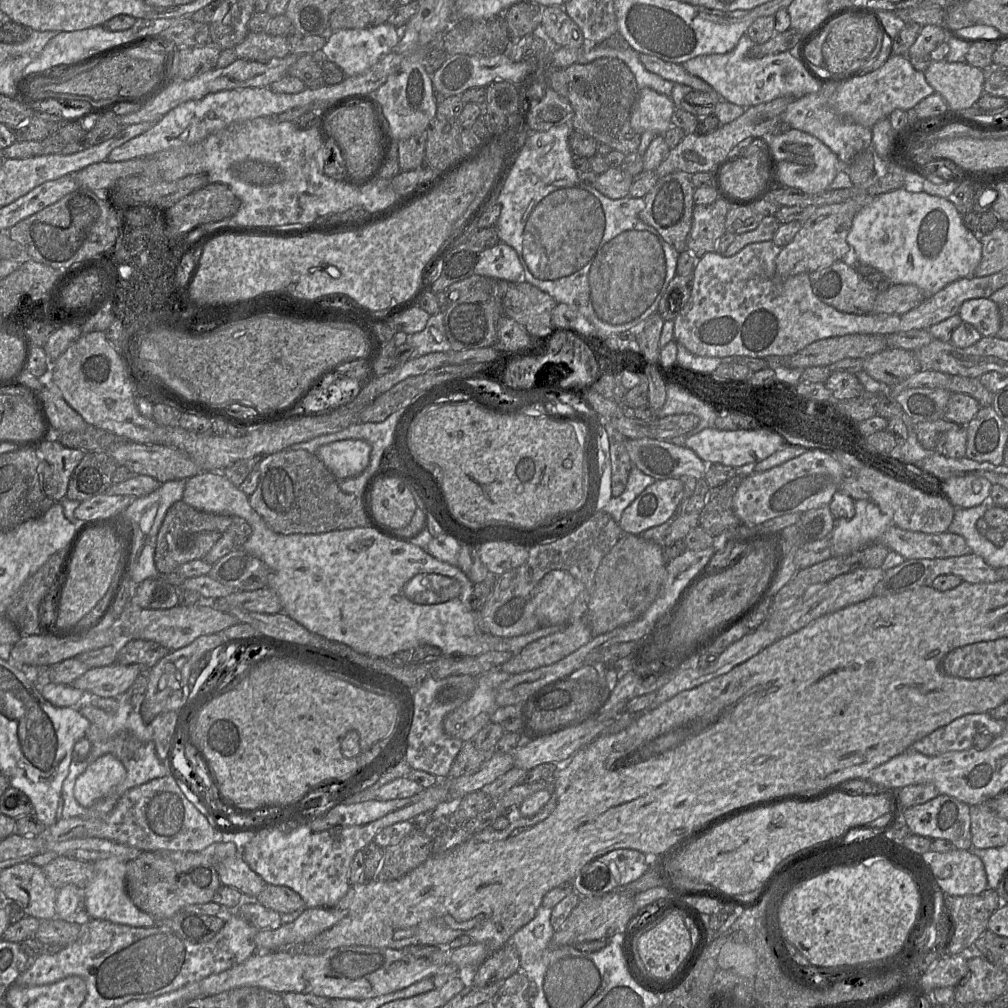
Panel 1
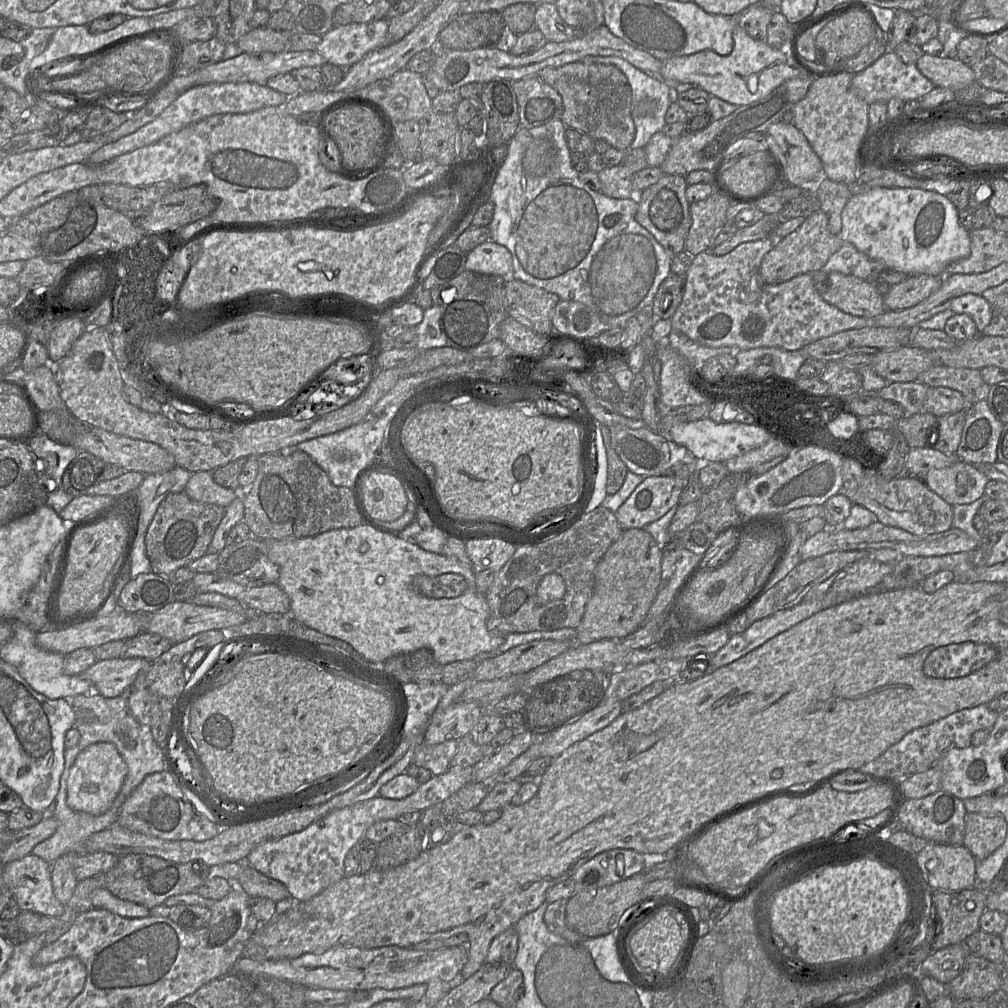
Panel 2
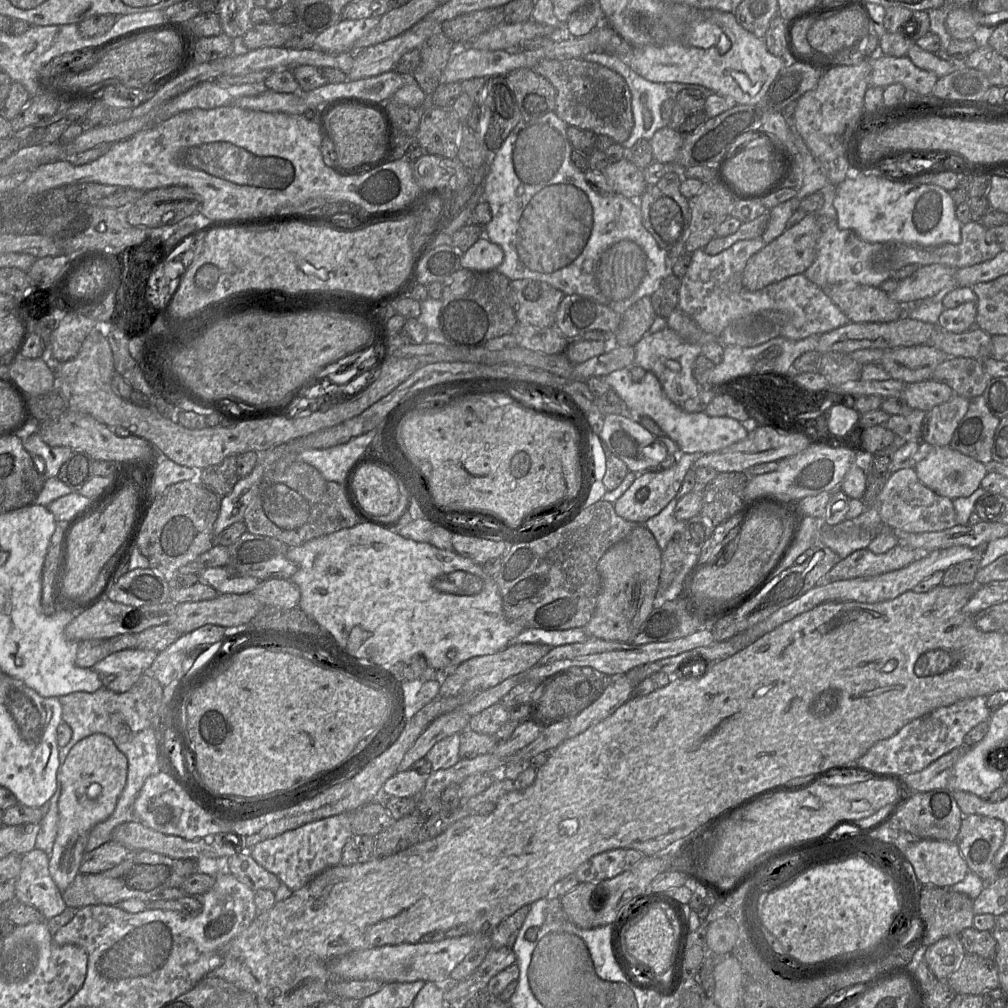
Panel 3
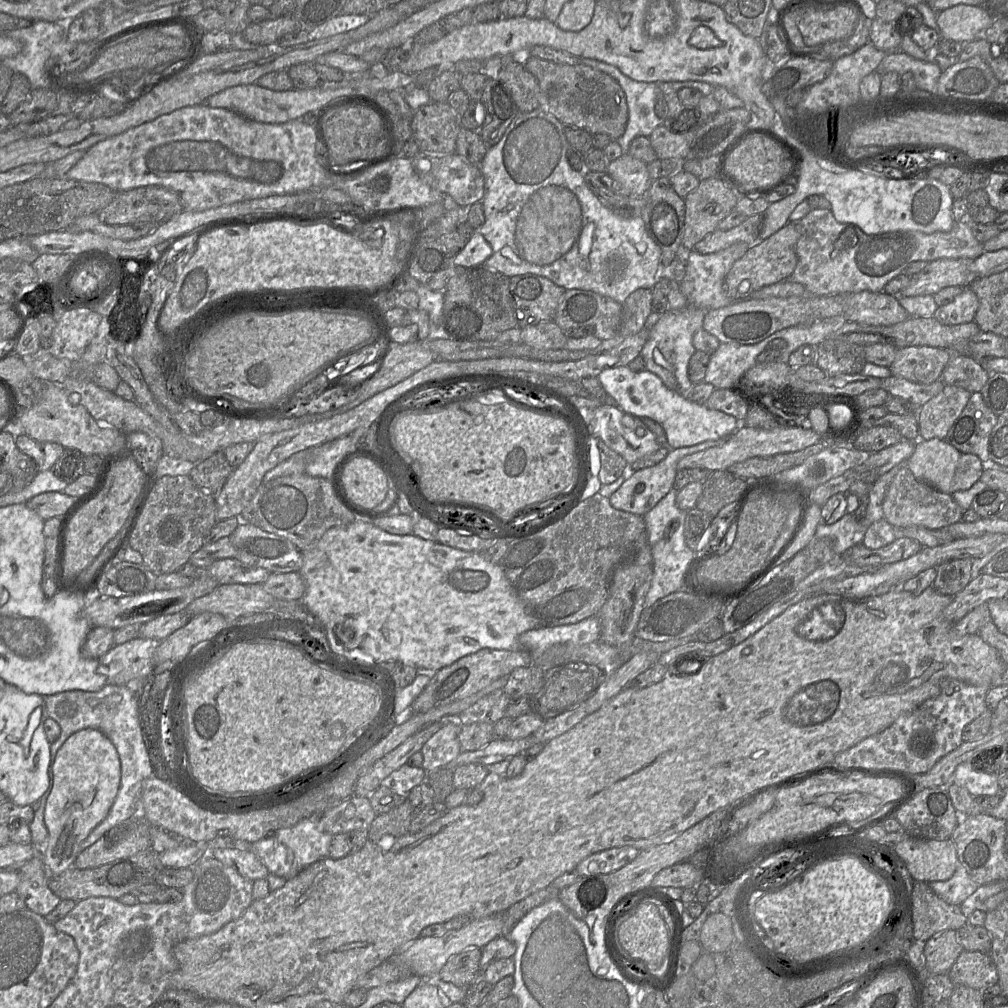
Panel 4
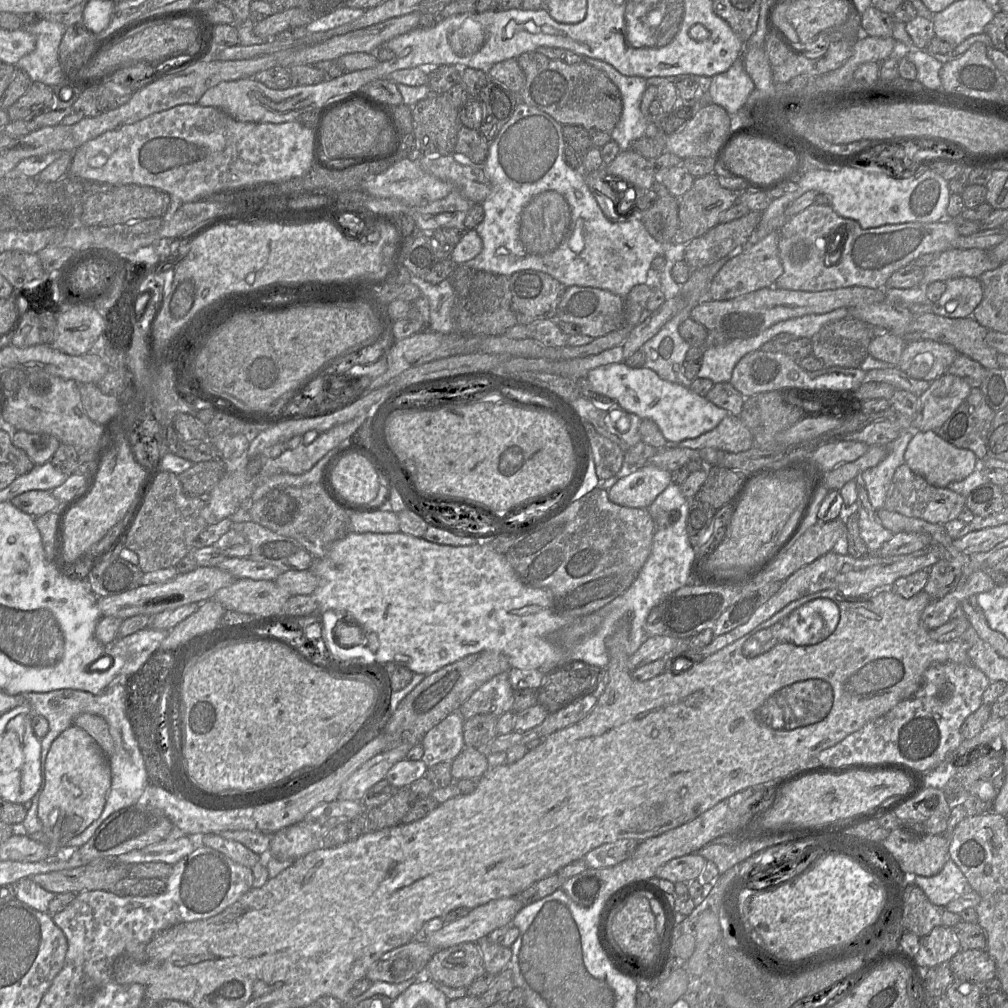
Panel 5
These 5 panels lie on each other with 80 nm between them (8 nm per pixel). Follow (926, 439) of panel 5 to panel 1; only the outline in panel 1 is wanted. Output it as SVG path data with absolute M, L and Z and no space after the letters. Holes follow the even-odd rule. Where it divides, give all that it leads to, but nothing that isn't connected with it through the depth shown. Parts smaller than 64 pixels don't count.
M953 476L941 482L943 495L955 508L970 508L990 501L992 484L981 476Z

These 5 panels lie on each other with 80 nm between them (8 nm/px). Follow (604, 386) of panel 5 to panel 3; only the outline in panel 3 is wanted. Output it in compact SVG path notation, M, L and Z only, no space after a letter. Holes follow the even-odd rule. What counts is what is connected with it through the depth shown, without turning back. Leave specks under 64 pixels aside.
M629 368L613 371L605 376L606 382L616 391L630 410L633 417L647 416L653 419L682 453L707 454L719 451L748 435L741 422L730 417L712 417L706 412L688 413L674 404L665 394L658 378L652 372L646 372L640 382L632 381Z

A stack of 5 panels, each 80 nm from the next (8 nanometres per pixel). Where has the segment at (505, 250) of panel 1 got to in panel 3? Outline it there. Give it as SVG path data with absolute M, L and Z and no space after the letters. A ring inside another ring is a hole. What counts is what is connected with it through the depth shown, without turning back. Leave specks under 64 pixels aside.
M483 236L463 253L461 267L476 271L494 270L503 257L502 248Z

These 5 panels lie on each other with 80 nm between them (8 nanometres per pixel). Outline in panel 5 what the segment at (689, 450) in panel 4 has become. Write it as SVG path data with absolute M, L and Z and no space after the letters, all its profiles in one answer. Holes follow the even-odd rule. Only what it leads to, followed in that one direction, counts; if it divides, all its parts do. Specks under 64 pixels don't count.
M727 415L712 430L692 439L685 439L676 447L705 449L715 448L726 452L743 452L755 446L751 431L739 416ZM653 465L632 469L608 490L609 499L621 506L648 508L672 482L671 472Z

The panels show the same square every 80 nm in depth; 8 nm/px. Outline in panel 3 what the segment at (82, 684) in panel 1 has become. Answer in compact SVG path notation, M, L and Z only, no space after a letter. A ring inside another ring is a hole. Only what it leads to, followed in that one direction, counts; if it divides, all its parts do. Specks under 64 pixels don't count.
M125 649L111 653L97 662L92 669L100 675L103 687L124 693L131 689L139 677L152 665L157 652L144 649Z

